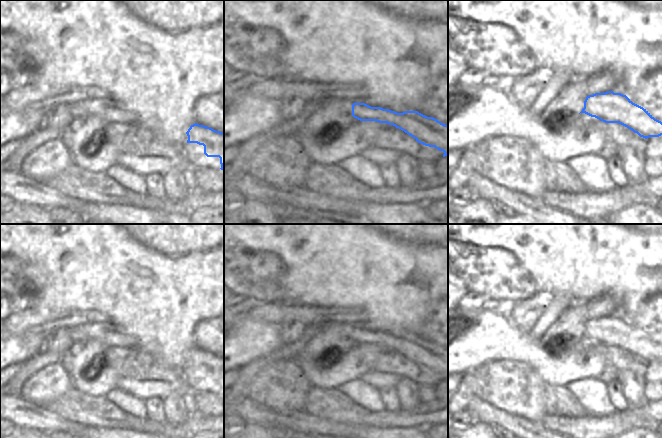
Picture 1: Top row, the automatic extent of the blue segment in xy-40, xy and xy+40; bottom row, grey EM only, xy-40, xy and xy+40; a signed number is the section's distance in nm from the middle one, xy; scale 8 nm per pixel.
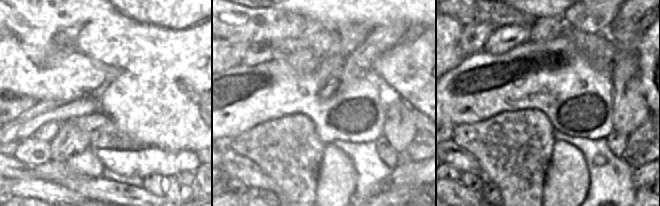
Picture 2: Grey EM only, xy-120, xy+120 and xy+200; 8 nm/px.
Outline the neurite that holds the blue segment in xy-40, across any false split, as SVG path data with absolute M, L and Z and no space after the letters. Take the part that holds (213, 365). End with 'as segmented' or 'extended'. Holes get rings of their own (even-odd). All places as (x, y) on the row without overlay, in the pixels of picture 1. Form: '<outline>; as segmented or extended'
M195 347L190 350L186 358L187 367L203 369L207 381L219 381L220 393L224 395L224 357Z; as segmented

